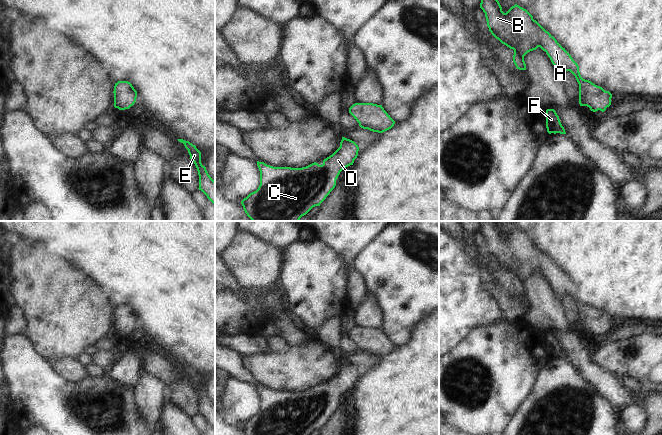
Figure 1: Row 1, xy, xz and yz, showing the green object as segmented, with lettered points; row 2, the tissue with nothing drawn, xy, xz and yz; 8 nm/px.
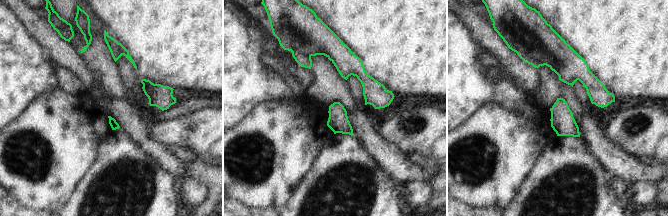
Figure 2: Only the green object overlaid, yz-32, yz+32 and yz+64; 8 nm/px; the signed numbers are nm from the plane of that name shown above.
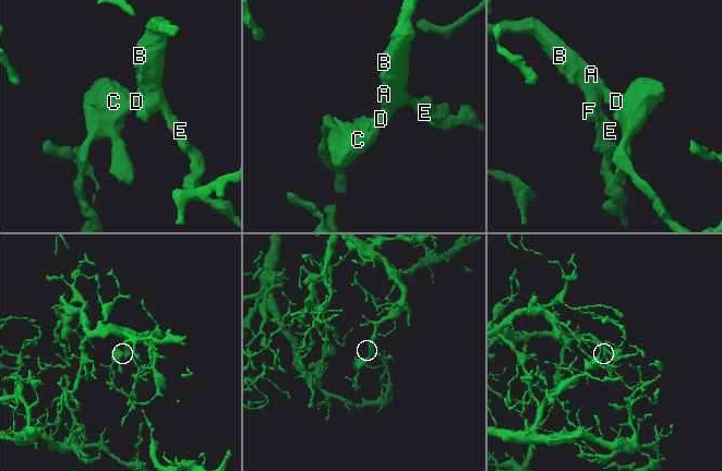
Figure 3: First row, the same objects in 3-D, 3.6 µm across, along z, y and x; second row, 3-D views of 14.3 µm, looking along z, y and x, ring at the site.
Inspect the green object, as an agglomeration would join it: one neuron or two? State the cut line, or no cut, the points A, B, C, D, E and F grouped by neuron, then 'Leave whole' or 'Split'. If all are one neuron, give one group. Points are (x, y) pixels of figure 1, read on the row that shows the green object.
No split. Groups: A B C D E F. Leave whole.

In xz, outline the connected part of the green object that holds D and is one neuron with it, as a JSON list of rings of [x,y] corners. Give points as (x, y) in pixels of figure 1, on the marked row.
[[[342,137],[340,147],[319,165],[314,162],[306,167],[273,167],[257,161],[260,185],[241,201],[243,209],[252,221],[299,221],[313,207],[320,206],[336,186],[340,172],[353,165],[358,156],[358,145]]]

